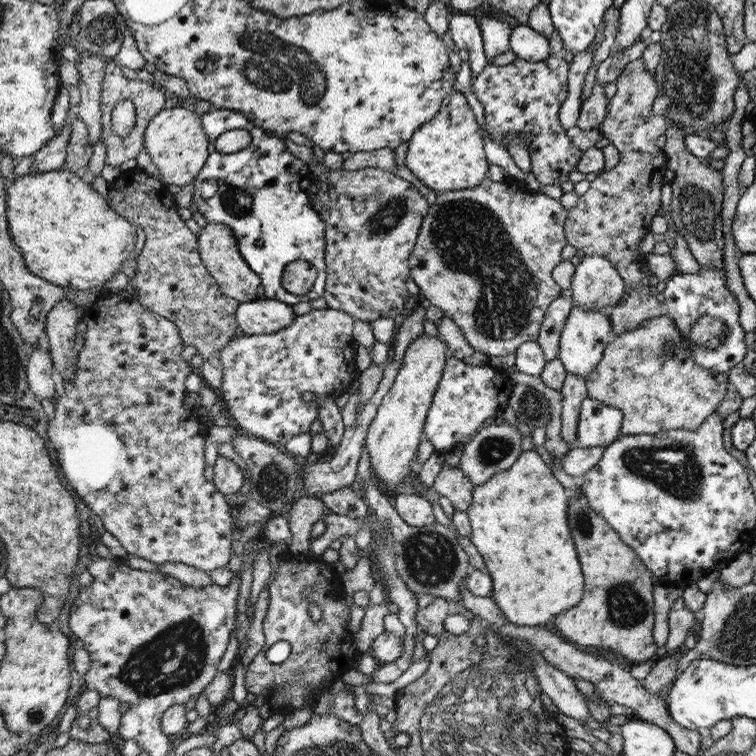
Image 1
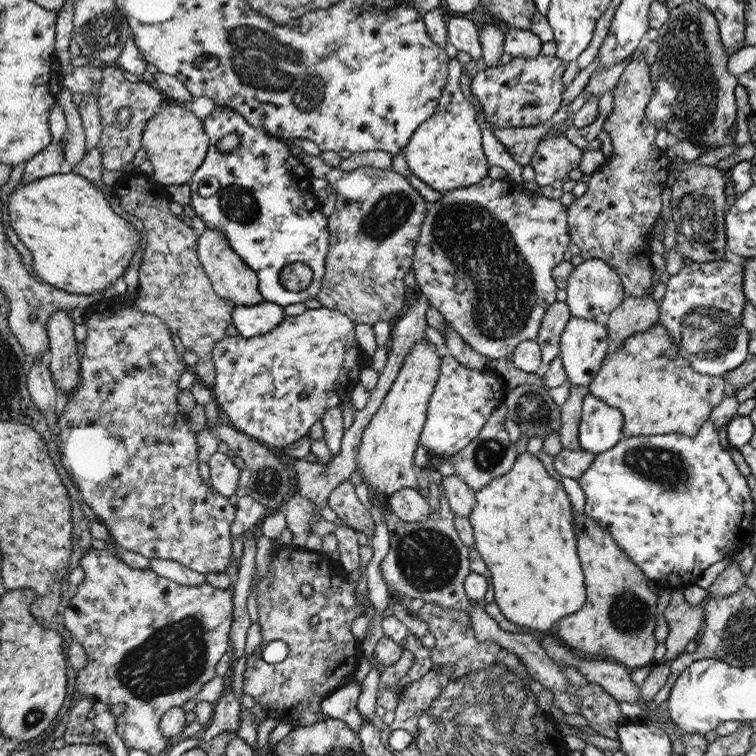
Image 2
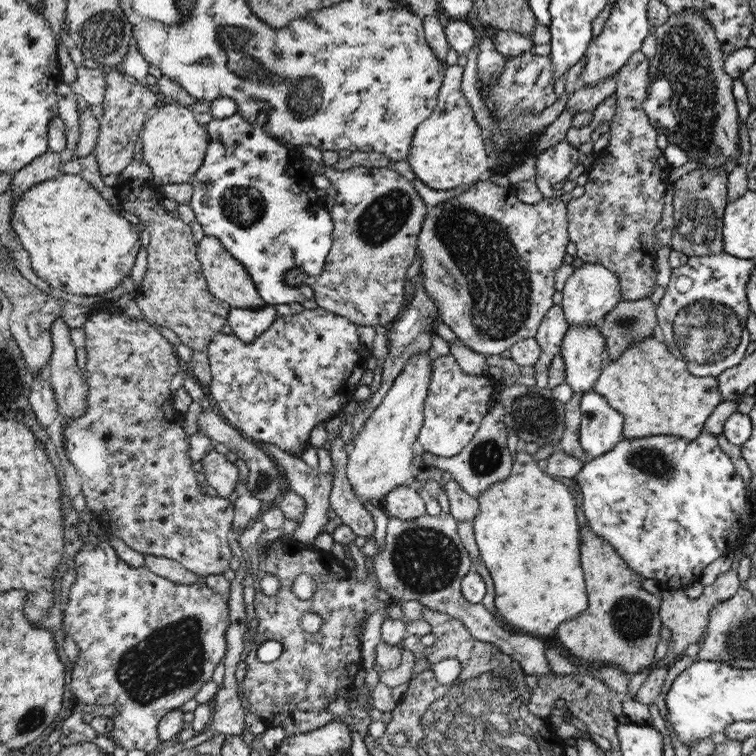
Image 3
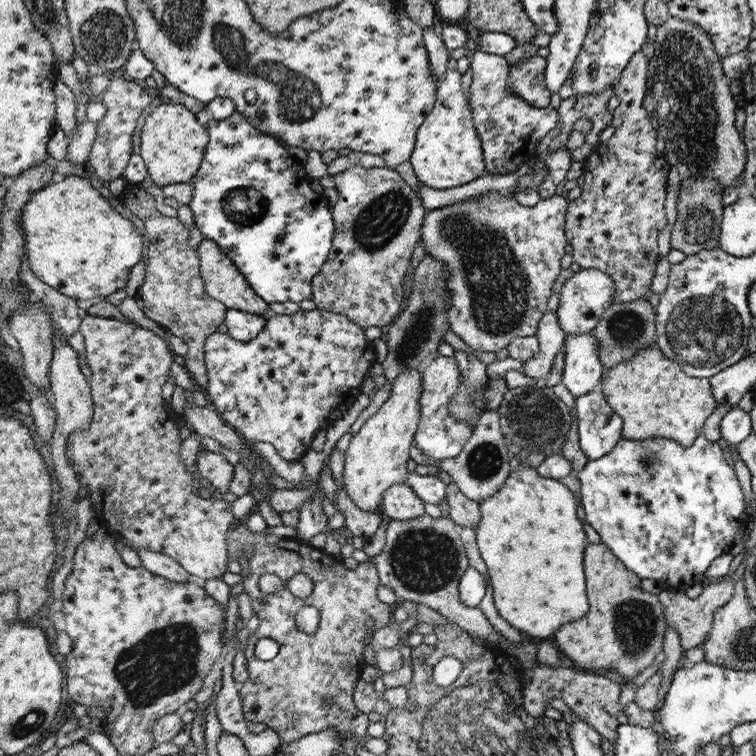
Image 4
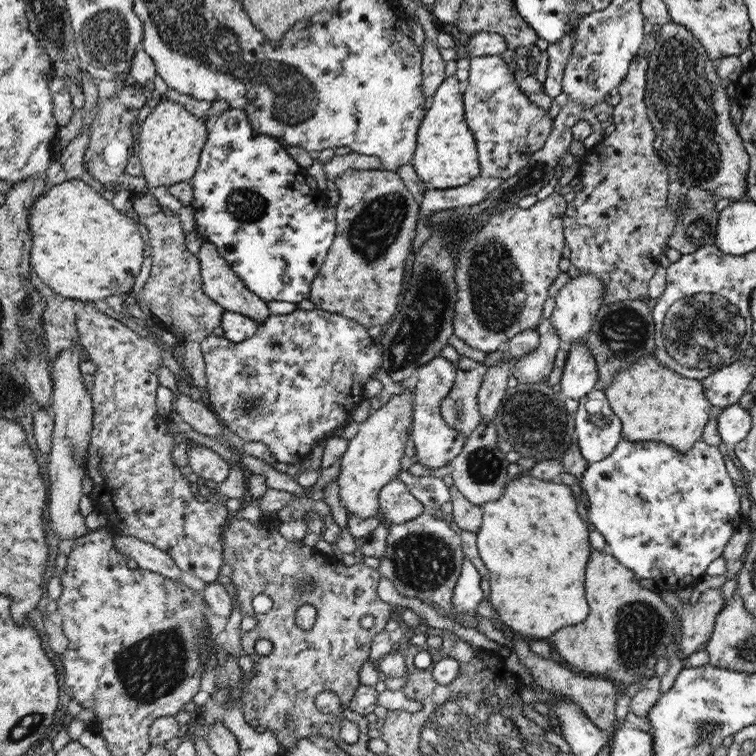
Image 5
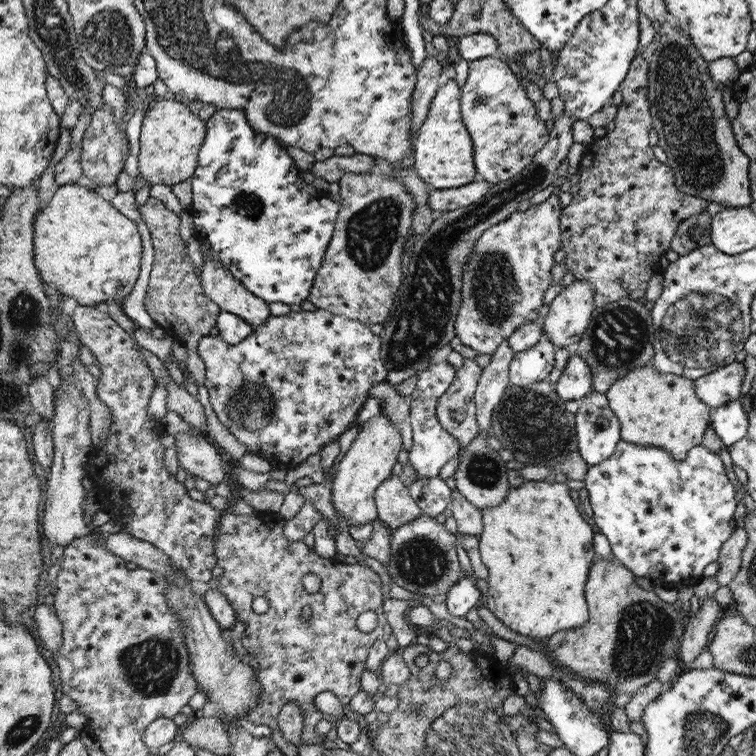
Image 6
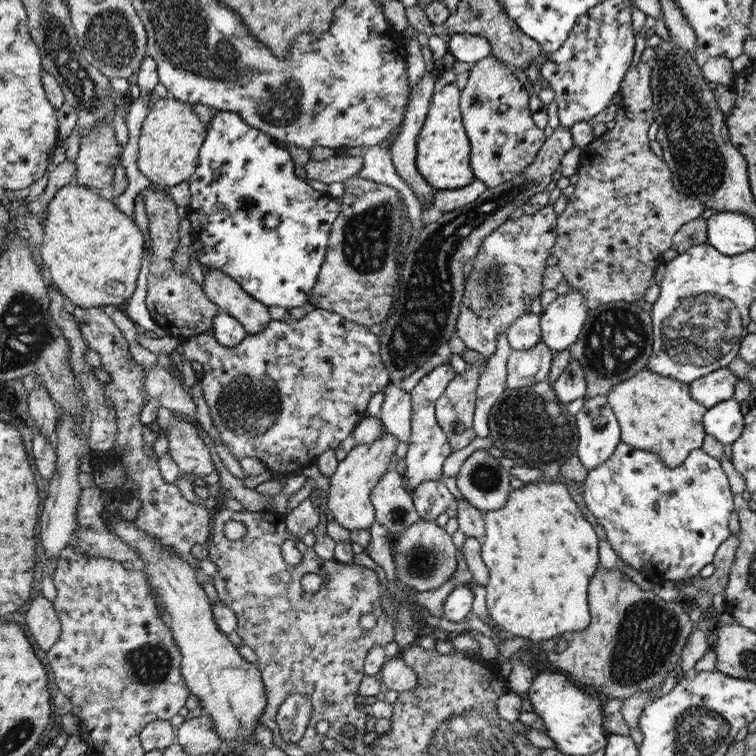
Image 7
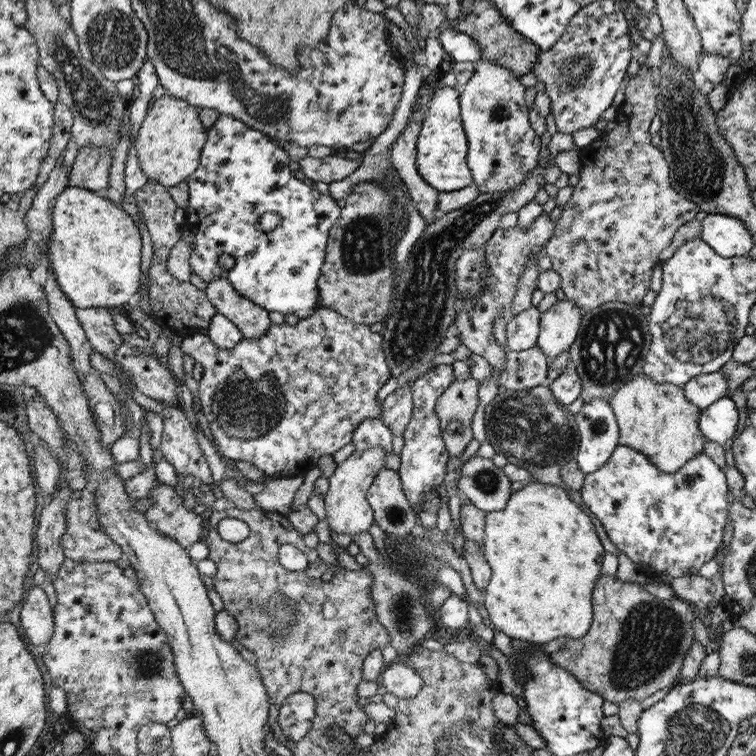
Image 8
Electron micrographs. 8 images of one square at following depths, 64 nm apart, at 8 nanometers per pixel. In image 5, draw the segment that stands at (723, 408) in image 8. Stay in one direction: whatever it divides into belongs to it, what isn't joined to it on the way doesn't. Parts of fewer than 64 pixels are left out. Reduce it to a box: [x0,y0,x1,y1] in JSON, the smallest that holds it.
[717,403,751,445]

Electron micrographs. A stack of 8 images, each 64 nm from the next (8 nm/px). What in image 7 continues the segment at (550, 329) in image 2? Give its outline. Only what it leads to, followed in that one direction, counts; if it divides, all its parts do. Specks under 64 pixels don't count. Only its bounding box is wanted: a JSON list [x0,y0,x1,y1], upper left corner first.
[507,342,554,389]

